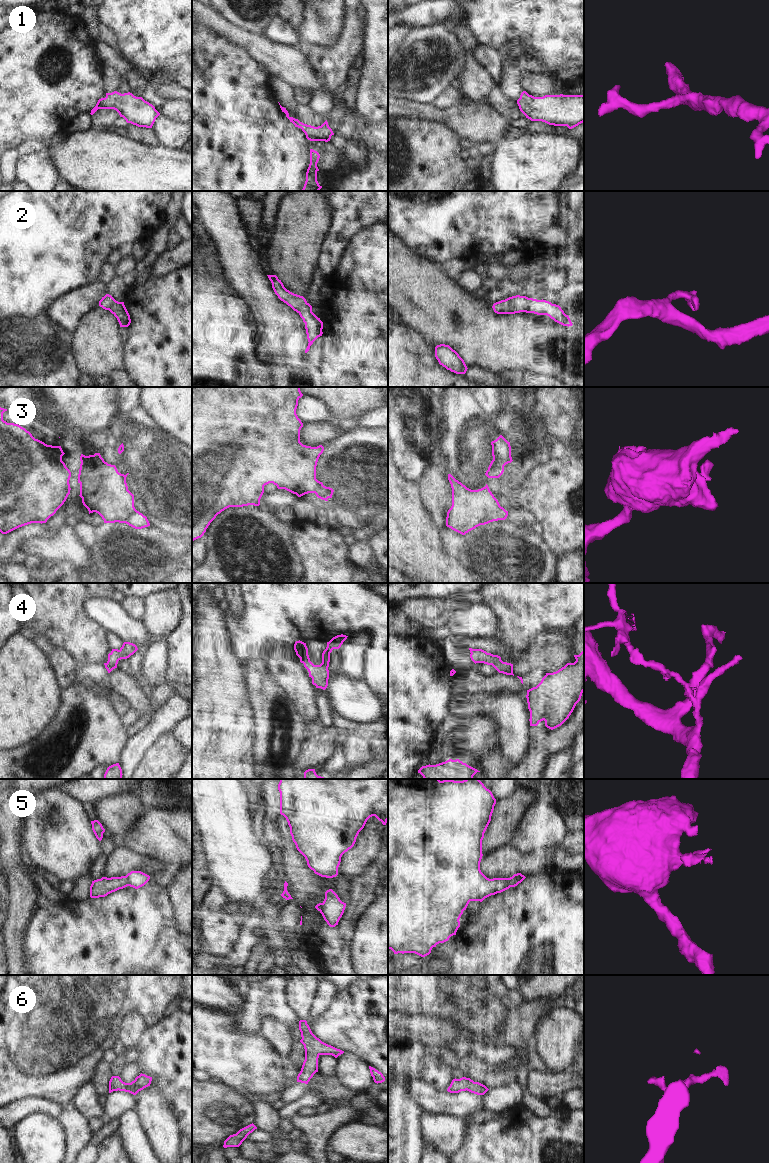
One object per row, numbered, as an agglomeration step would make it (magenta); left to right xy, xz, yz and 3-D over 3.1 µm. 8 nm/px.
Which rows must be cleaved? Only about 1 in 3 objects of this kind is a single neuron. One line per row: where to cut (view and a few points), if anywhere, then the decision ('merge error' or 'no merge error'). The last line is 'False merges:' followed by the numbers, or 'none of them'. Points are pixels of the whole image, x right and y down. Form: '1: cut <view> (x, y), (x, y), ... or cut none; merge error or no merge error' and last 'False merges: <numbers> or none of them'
1: cut none; no merge error
2: cut none; no merge error
3: cut xz (322, 484), (314, 492); merge error
4: cut none; no merge error
5: cut yz (520, 882), (512, 877), (509, 886); merge error
6: cut none; no merge error
False merges: 3, 5

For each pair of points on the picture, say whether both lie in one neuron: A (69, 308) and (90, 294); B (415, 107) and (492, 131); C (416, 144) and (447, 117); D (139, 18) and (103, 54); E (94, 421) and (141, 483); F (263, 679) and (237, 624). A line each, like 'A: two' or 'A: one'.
A: one
B: one
C: two
D: two
E: two
F: two

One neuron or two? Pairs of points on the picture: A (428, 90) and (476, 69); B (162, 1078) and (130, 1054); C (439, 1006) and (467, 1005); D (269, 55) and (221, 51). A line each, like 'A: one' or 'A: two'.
A: two
B: two
C: one
D: two

